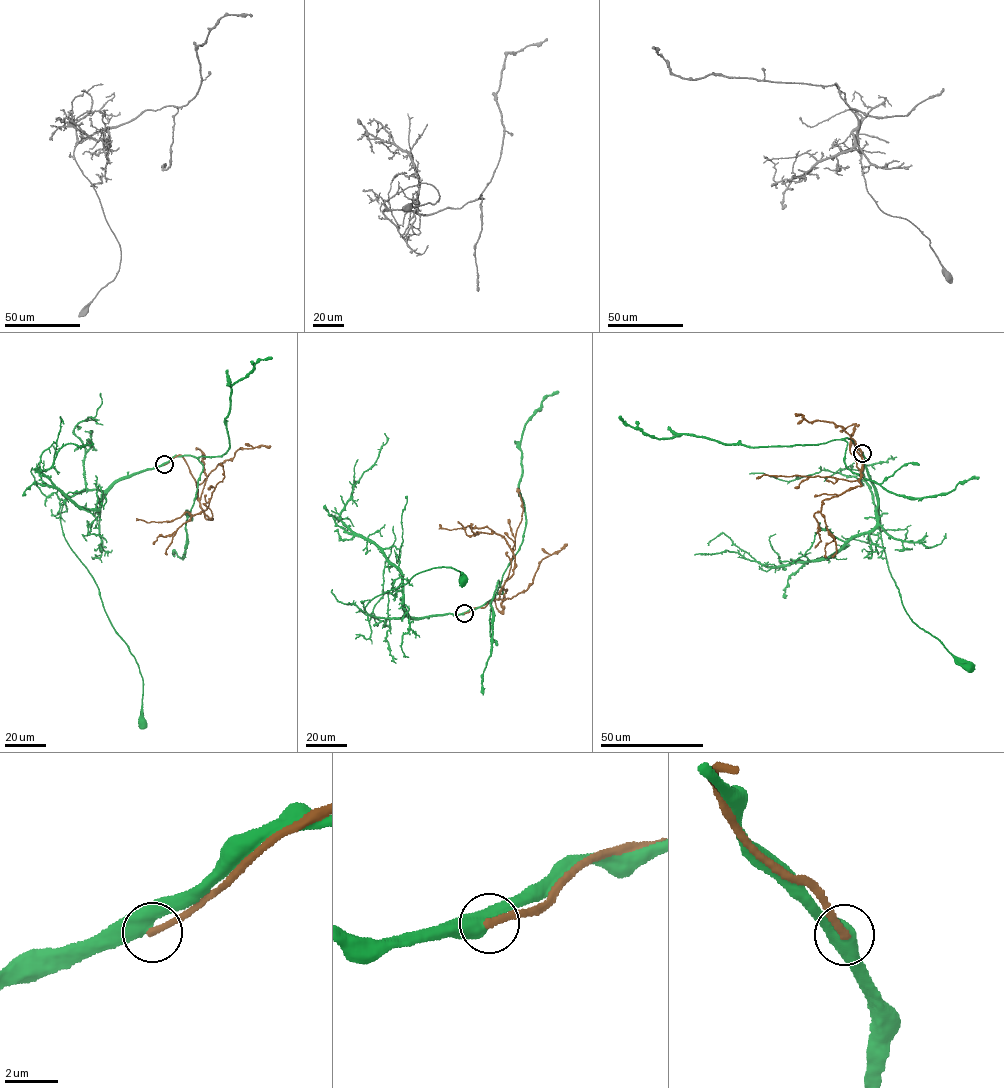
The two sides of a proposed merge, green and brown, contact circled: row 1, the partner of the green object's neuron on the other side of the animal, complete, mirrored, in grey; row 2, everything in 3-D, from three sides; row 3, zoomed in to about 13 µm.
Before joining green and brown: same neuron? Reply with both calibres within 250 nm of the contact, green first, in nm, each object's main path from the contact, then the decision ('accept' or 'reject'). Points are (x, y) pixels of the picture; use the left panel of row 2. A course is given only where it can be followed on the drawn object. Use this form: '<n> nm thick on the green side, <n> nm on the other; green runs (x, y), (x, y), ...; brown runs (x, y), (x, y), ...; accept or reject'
500 nm thick on the green side, 280 nm on the other; green runs (164, 464), (104, 490), (77, 492), (60, 514), (68, 544), (137, 663), (141, 722); brown runs (164, 465), (181, 455), (194, 480), (204, 515), (211, 519), (203, 511), (186, 512), (170, 521), (137, 520); reject

